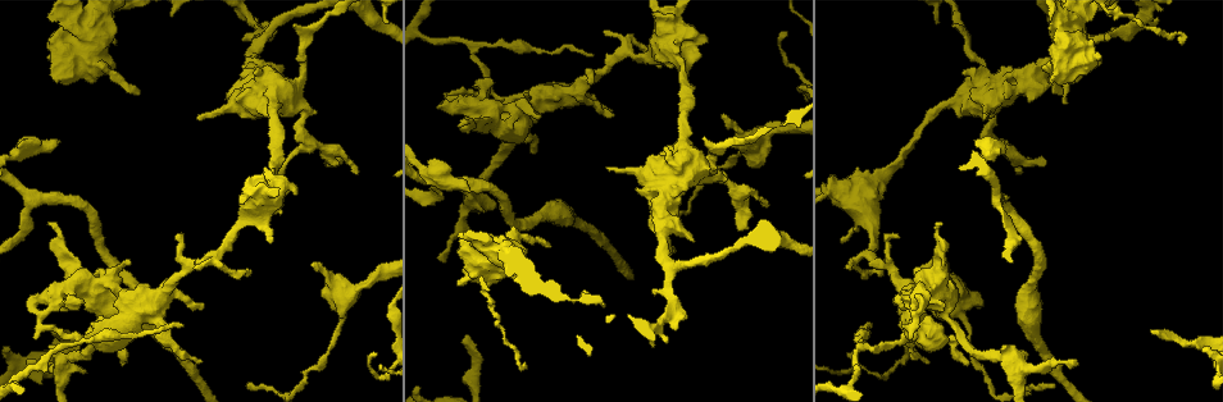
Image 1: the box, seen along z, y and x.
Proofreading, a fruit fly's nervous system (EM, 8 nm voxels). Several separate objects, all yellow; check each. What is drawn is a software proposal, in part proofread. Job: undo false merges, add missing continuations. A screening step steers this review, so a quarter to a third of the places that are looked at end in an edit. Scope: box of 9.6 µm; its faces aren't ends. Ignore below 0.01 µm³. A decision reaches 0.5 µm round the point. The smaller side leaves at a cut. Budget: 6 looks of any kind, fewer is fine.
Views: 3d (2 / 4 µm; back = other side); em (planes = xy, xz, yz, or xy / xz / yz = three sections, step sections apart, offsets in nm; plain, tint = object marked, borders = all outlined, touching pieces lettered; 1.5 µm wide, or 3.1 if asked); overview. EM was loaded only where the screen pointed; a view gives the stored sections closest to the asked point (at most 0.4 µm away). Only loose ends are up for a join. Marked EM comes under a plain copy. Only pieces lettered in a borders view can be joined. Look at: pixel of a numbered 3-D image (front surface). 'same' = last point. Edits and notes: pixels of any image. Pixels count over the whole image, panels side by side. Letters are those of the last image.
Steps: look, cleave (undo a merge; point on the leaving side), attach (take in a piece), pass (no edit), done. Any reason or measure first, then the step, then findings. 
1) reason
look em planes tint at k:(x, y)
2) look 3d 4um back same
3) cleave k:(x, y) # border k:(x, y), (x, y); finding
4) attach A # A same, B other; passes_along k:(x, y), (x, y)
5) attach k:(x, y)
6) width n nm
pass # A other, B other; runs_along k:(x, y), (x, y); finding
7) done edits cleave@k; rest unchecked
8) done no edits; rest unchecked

a fork
look em planes borders at 1:(868, 347)

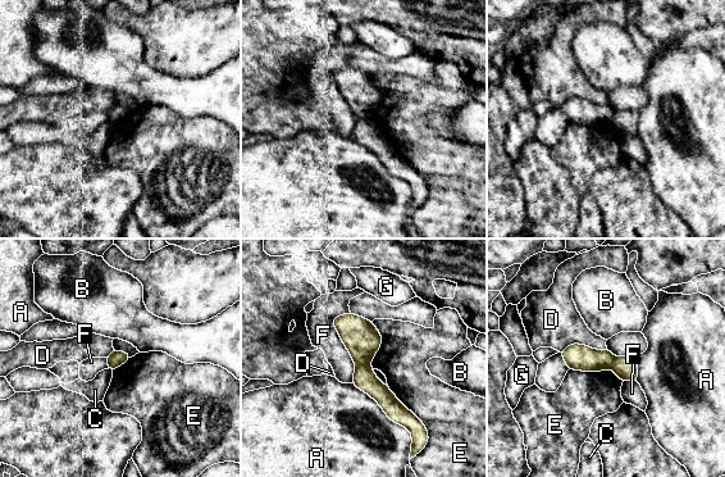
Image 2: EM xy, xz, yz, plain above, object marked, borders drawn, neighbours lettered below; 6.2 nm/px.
cleave 2:(363, 340) # A other, B other, C other, D other, E other, F other, G other; border 2:(356, 364), (369, 366); two neurons meet here

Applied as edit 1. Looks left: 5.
look overview

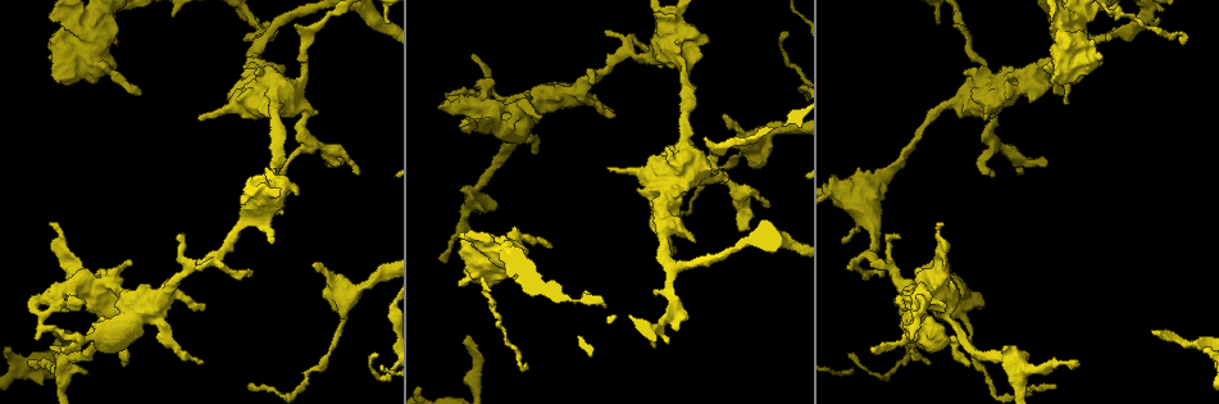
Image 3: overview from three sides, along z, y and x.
thin end
look 3d 4um at 3:(941, 222)

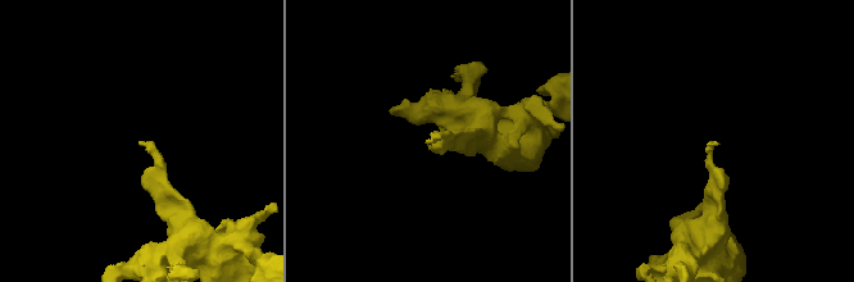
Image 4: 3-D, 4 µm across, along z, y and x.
look em planes borders at 4:(718, 144)

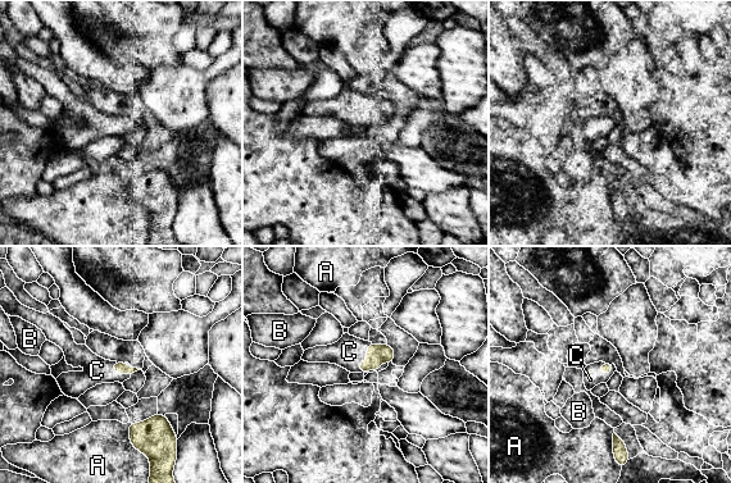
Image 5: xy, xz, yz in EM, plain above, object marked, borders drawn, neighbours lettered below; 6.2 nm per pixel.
attach C # A other, B other, C same; the neuron continues

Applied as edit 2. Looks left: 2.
branch stops here
look 3d 2um at 3:(984, 307)

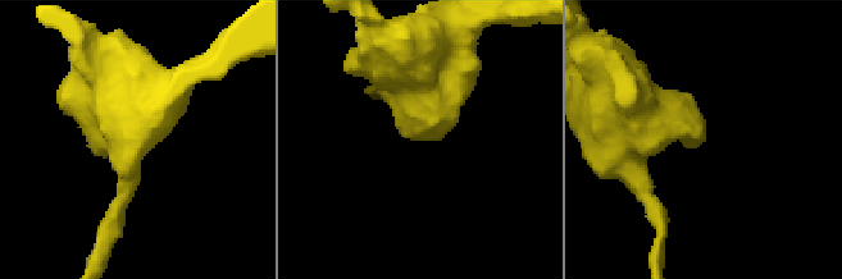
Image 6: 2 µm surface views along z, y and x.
need the tissue
look em planes borders at 6:(430, 139)

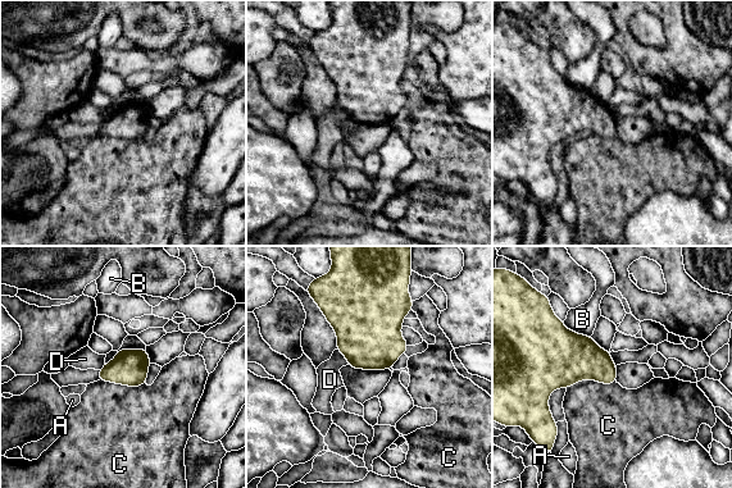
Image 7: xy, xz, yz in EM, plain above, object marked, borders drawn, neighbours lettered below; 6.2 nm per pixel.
longest_contact C 320 nm
pass # A other, B other, C other, D other; no lettered piece goes on from it

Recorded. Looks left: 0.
done edits cleave@2, attach@5; rest unchecked

